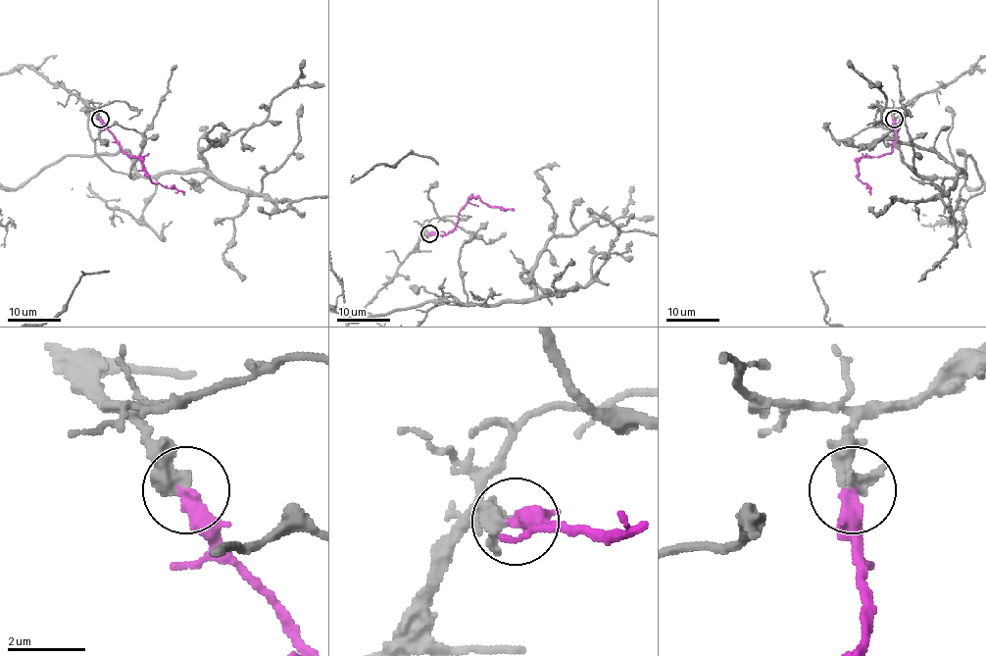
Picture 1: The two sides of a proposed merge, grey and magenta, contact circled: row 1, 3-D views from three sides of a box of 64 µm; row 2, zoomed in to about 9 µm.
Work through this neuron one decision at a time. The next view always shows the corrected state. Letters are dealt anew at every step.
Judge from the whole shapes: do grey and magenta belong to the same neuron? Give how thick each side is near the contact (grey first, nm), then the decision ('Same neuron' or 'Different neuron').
Thickness 320 nm (grey) against 400 nm. Same neuron

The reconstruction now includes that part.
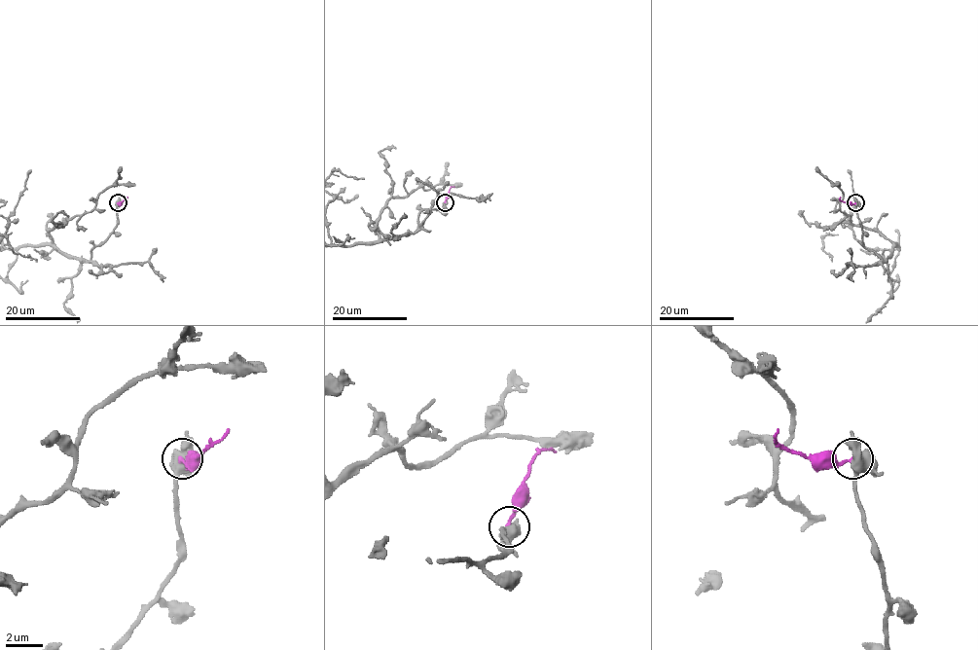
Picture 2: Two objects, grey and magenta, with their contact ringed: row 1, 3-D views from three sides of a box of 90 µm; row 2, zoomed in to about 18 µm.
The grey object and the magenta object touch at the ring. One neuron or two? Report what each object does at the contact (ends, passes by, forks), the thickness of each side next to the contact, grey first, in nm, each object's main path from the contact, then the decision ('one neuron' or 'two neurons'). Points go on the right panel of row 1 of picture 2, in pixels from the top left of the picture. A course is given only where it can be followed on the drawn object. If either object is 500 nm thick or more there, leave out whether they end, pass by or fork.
grey forks | magenta ends | 480/200 nm | magenta via (855, 202), (842, 201), (840, 197) | two neurons

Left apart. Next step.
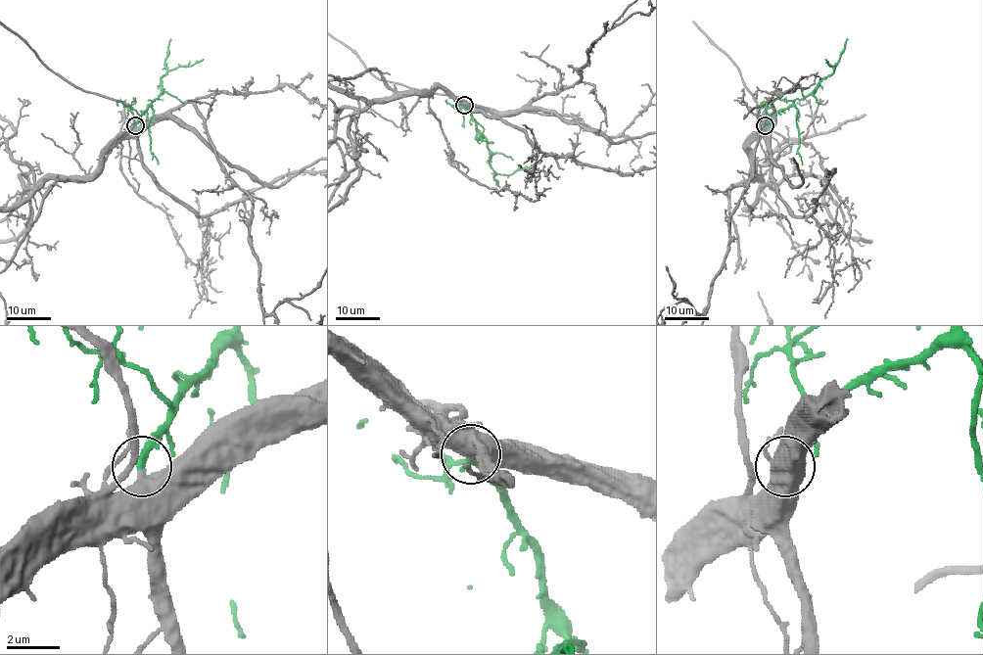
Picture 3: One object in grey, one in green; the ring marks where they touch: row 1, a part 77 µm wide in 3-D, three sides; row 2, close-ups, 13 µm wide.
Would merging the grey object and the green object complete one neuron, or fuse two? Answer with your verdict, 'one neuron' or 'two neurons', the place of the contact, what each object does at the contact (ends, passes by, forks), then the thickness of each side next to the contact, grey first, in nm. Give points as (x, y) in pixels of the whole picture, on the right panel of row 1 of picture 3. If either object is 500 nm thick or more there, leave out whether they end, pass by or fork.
one neuron; at (765, 125); 550 nm thick on the grey side, 320 nm on the other

